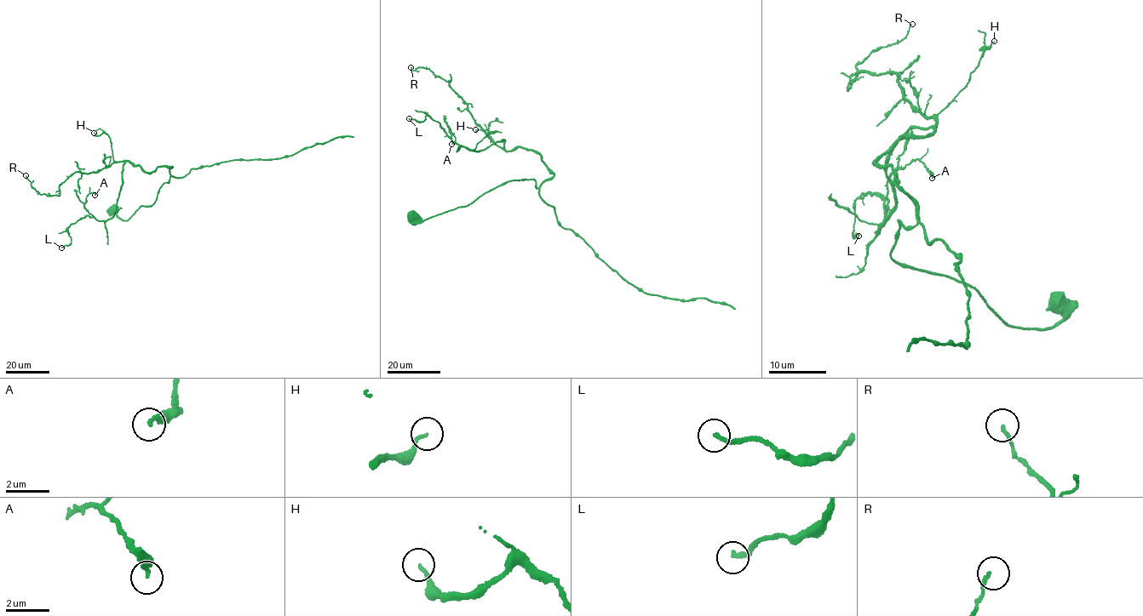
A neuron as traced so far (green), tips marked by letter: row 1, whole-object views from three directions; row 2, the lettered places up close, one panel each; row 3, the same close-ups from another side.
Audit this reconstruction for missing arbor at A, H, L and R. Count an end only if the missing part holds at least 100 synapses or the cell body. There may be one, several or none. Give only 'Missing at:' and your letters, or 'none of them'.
Missing at: none of them

